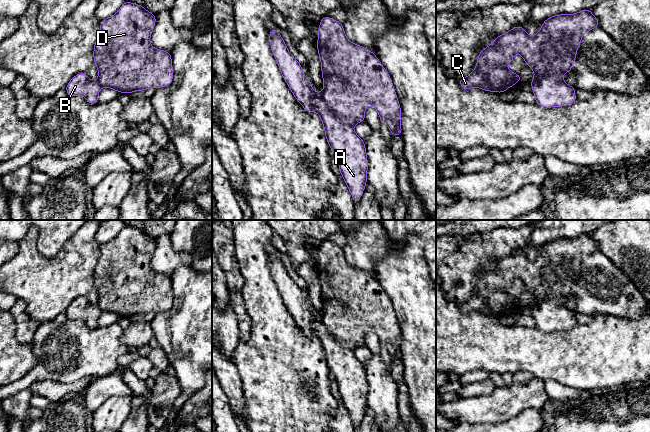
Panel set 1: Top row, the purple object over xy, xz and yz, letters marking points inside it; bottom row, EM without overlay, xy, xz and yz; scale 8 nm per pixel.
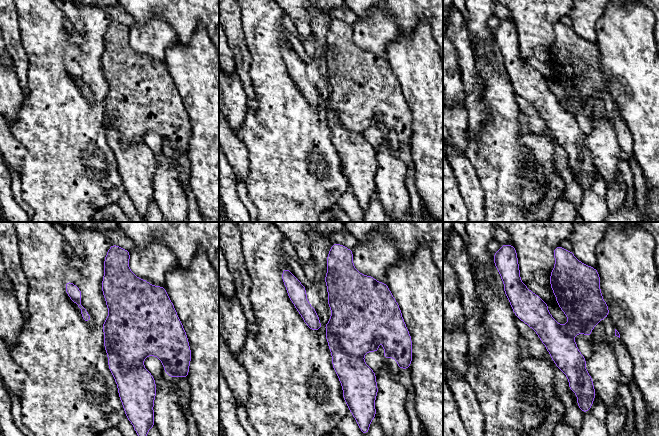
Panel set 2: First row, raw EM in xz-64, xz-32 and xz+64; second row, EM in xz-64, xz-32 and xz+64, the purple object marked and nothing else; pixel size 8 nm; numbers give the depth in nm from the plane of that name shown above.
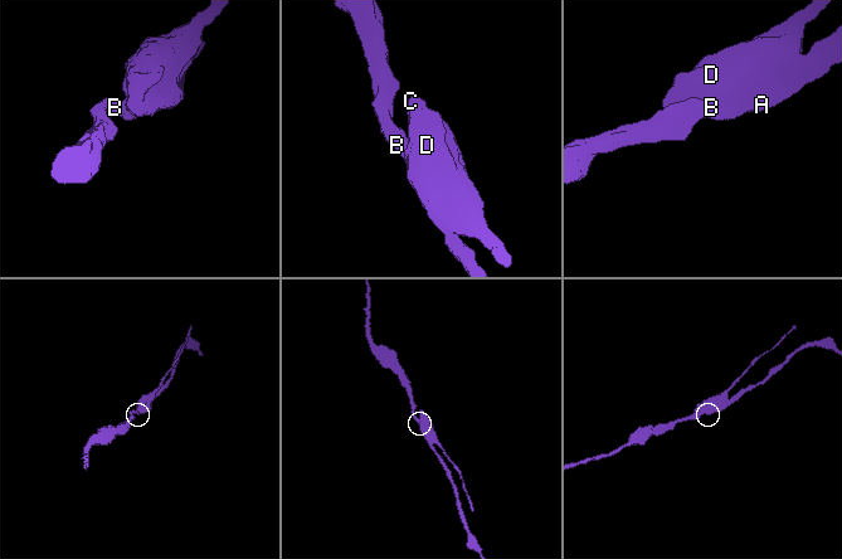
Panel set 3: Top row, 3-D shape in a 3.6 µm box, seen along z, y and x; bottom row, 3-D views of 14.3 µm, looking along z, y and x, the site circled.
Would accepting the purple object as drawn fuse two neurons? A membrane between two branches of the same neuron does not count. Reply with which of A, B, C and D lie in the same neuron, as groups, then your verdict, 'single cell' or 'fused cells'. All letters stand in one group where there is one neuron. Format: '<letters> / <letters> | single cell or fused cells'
A B / C D | fused cells

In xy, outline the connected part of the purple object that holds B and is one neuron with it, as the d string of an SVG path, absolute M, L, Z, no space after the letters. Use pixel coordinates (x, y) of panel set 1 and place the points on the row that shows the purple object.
M77 73L65 86L67 97L82 95L87 103L94 105L98 103L101 86L98 80L91 80L84 73Z

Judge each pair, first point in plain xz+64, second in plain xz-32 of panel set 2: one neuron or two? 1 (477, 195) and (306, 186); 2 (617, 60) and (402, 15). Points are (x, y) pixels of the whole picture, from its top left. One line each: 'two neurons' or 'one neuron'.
1: two neurons
2: two neurons

